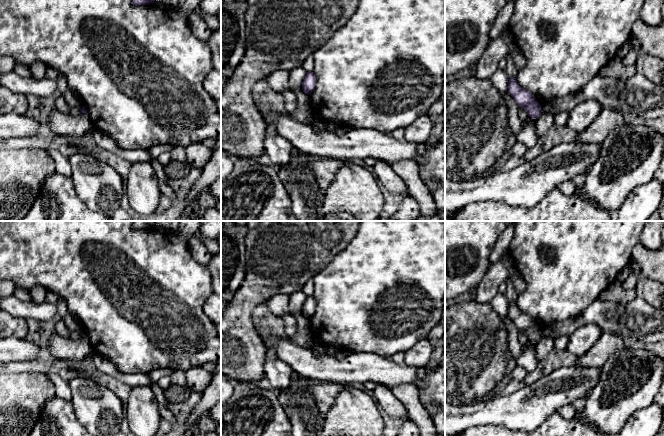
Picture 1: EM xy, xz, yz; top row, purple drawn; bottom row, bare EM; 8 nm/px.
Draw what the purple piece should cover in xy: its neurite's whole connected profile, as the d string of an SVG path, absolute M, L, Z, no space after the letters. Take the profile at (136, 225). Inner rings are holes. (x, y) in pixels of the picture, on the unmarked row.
M134 221L132 224L132 228L137 229L145 229L149 227L153 227L156 221Z

